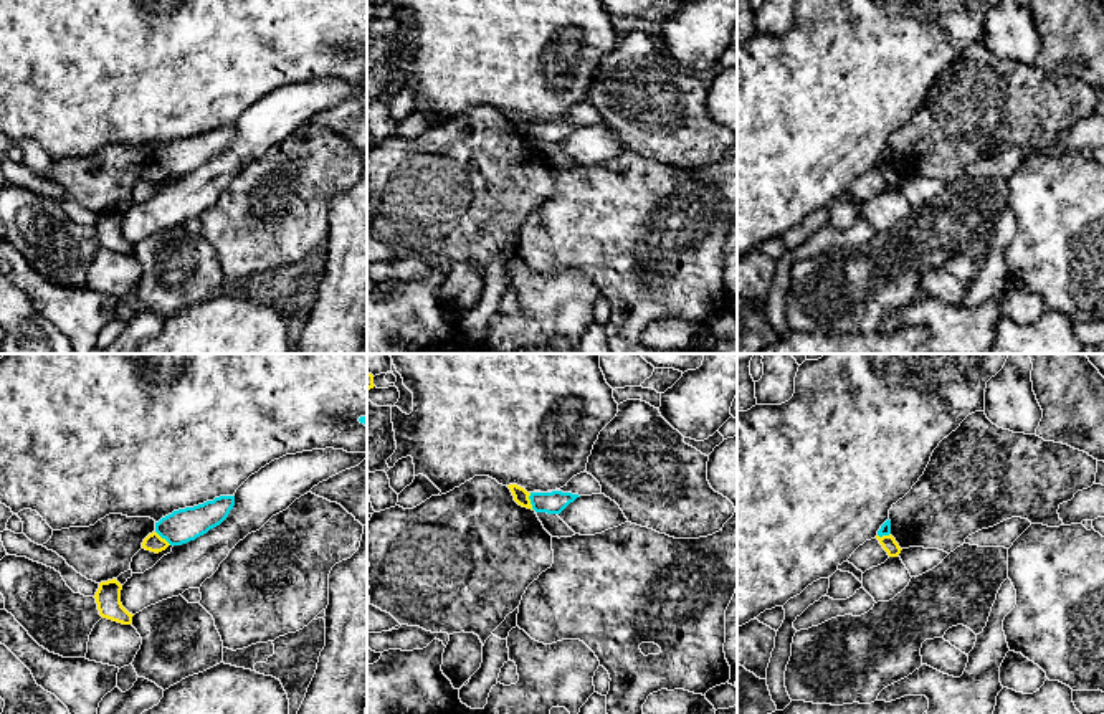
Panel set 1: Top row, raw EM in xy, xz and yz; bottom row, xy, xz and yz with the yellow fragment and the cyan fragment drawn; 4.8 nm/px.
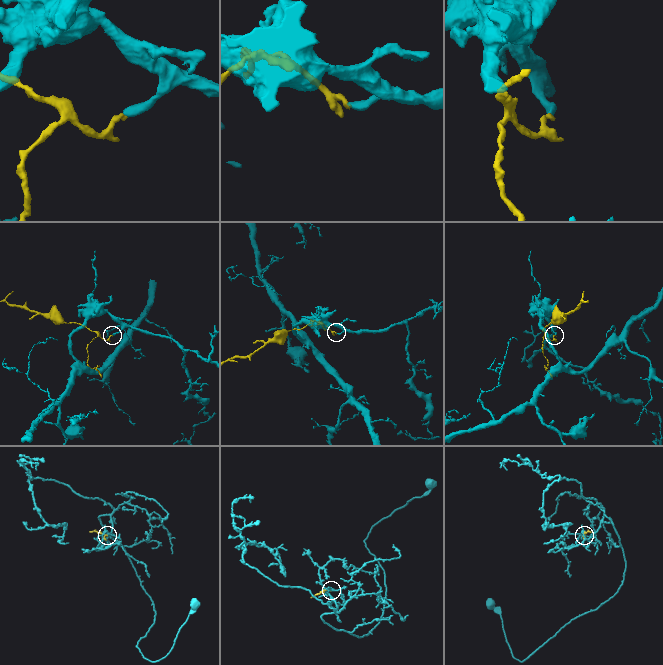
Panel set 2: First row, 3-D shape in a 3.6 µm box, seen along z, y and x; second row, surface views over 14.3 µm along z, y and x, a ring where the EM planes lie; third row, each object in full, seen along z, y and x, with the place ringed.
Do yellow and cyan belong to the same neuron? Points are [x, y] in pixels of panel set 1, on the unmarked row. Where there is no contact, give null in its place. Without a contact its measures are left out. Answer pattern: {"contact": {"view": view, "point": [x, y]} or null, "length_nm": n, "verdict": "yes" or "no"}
{"contact": {"view": "xz", "point": [529, 131]}, "length_nm": 90, "verdict": "no"}

